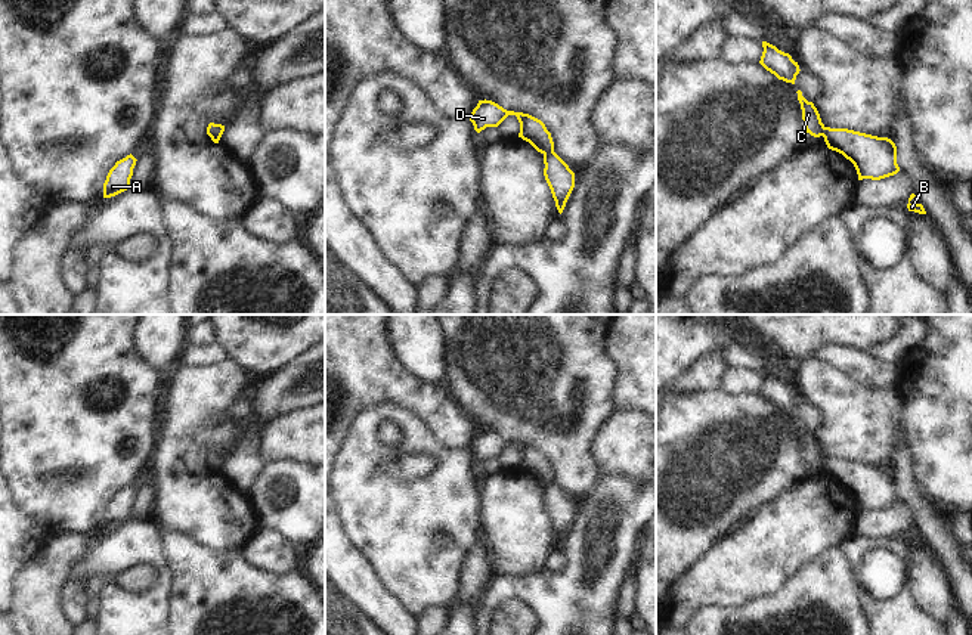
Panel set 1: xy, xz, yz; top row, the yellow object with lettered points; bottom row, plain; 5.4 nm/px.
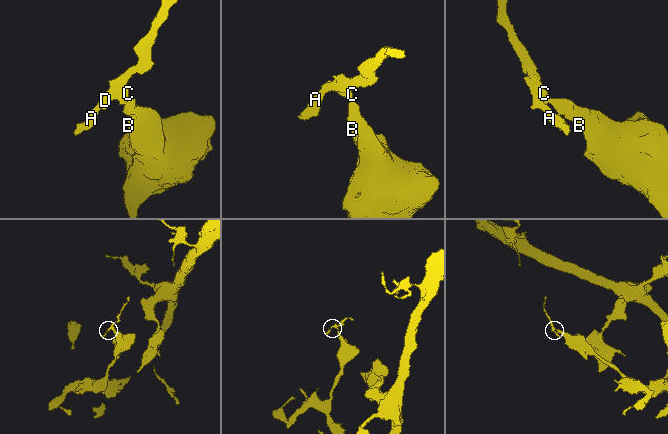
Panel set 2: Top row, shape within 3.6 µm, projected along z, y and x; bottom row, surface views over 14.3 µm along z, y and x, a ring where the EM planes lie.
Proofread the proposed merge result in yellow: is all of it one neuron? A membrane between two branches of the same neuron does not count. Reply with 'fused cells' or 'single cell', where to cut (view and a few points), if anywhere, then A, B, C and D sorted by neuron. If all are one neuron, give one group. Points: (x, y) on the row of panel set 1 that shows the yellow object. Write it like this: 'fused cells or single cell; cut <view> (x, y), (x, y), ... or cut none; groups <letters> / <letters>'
single cell; cut none; groups A B C D

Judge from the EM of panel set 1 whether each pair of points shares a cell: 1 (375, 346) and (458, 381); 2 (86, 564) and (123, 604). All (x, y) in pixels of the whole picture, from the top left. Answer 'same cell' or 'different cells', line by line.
1: different cells
2: same cell

